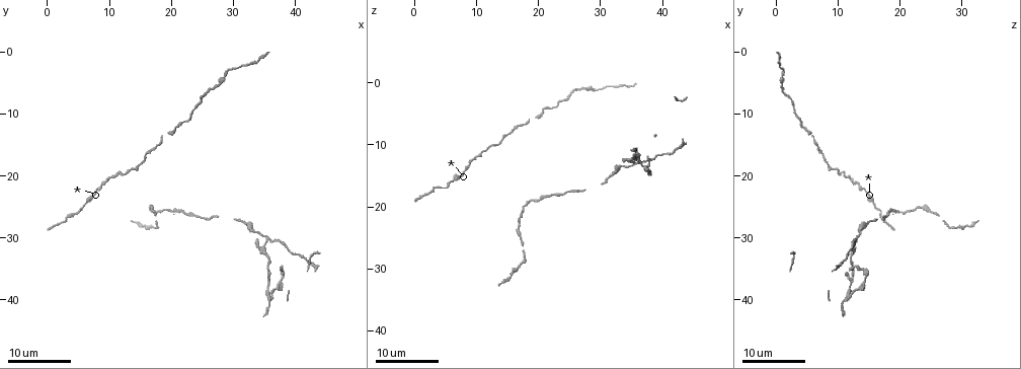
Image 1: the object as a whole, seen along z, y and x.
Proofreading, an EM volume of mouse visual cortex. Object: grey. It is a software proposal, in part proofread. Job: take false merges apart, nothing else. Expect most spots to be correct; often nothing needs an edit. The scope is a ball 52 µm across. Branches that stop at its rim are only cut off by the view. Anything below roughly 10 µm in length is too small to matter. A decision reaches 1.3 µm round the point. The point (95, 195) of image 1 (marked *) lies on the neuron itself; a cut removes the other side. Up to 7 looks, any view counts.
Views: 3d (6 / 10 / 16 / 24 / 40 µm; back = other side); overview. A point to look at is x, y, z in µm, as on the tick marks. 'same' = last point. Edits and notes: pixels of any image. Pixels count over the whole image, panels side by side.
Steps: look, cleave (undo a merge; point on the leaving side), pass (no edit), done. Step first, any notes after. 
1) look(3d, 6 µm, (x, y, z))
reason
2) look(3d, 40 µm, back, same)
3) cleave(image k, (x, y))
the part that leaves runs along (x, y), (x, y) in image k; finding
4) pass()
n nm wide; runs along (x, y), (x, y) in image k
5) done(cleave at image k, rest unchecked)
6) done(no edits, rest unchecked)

look(3d, 16 µm, (31.5, 27.5, 15.0))
thick turns thin

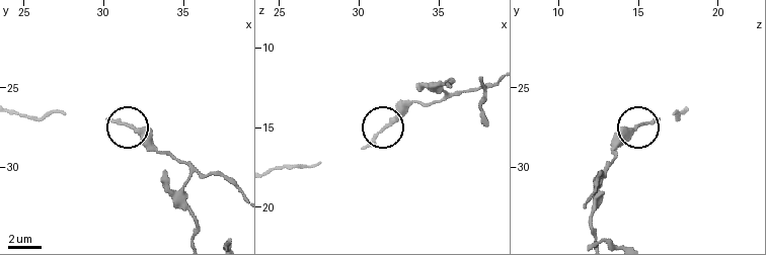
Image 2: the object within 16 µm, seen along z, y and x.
look(3d, 10 µm, (31.8, 27.5, 15.0))

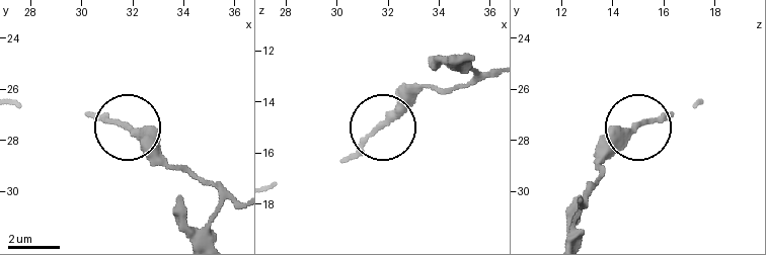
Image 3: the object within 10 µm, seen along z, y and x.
pass()
all the same neuron

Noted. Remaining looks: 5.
look(3d, 16 µm, (20.0, 25.5, 19.0))
sudden change in width

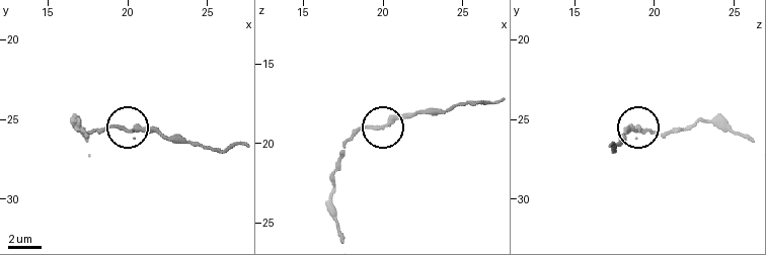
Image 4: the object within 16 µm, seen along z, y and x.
look(3d, 6 µm, (19.6, 25.5, 19.1))
closer look

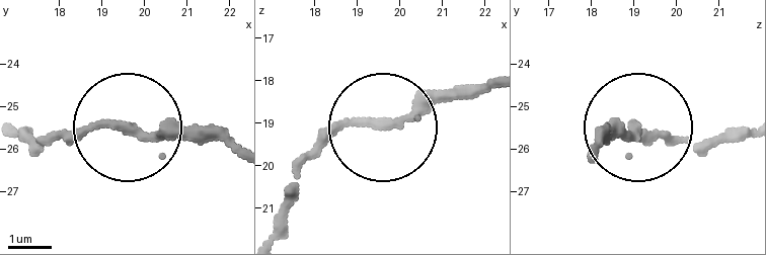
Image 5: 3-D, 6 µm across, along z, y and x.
pass()
190 nm wide; all the same neuron

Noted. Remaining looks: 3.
look(3d, 24 µm, (35.5, 30.0, 13.5))

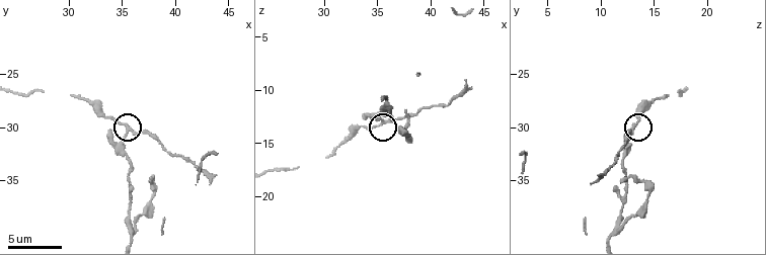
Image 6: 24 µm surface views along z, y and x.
look(3d, 10 µm, (35.6, 30.4, 13.0))

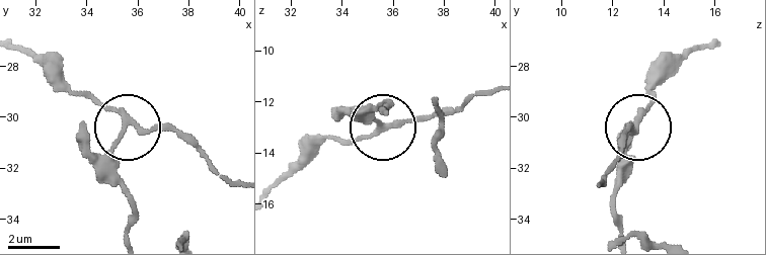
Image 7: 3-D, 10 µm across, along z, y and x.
cleave(image 7, (112, 157))
190 nm wide; the part that leaves runs along (124, 124), (110, 174), (130, 207), (130, 233) in image 7; a second neuron is stuck on

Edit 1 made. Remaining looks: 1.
done(cleave at image 7, rest unchecked)

